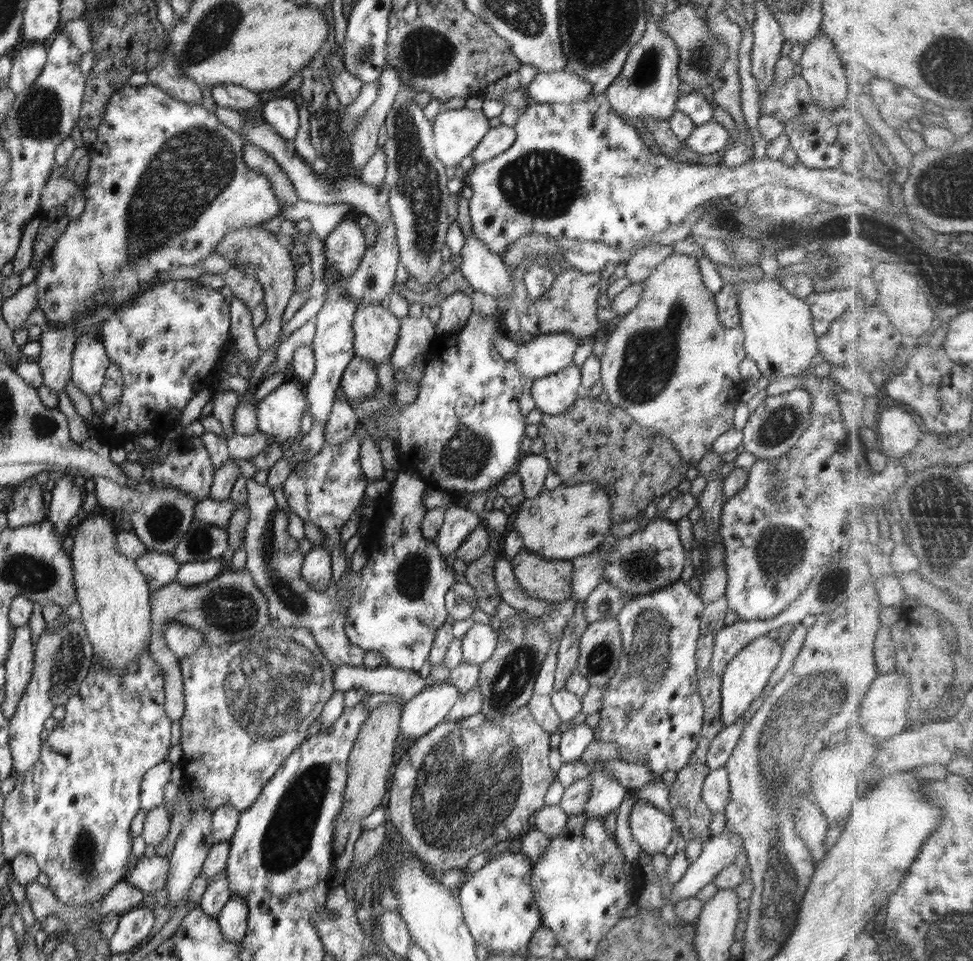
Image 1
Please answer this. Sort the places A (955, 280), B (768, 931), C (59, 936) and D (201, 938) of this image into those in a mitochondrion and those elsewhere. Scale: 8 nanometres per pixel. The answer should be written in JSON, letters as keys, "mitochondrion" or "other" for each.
{"A":"mitochondrion","B":"mitochondrion","C":"other","D":"other"}

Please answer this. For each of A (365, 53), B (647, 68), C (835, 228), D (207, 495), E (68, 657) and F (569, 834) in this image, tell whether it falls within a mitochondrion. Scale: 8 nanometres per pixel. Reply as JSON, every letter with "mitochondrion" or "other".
{"A":"mitochondrion","B":"mitochondrion","C":"mitochondrion","D":"other","E":"mitochondrion","F":"other"}

